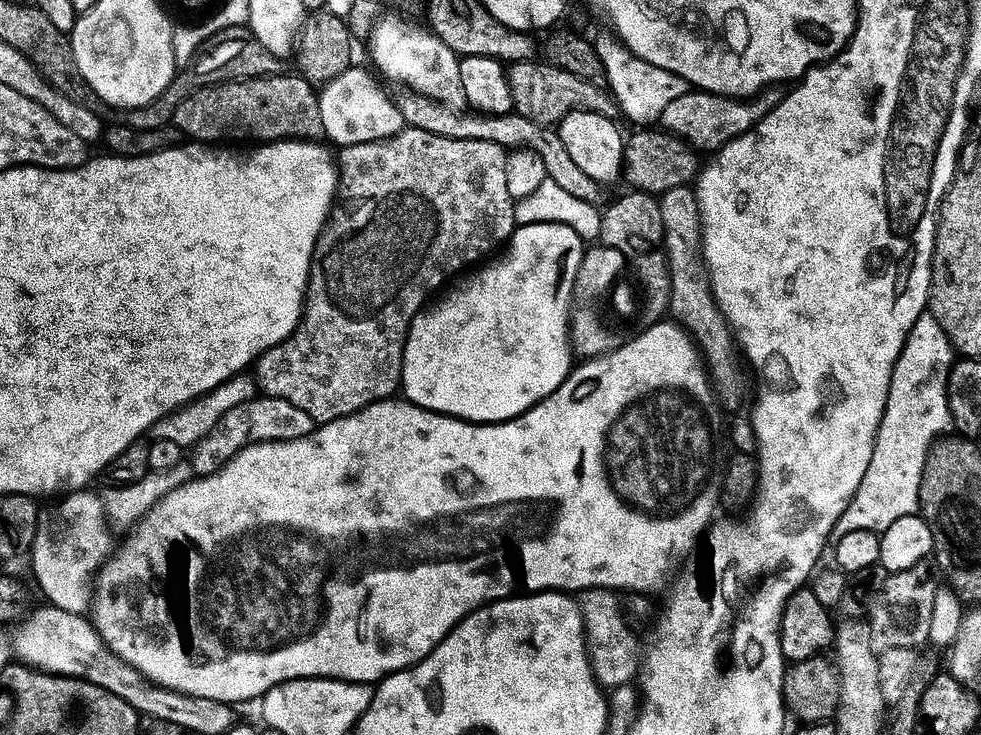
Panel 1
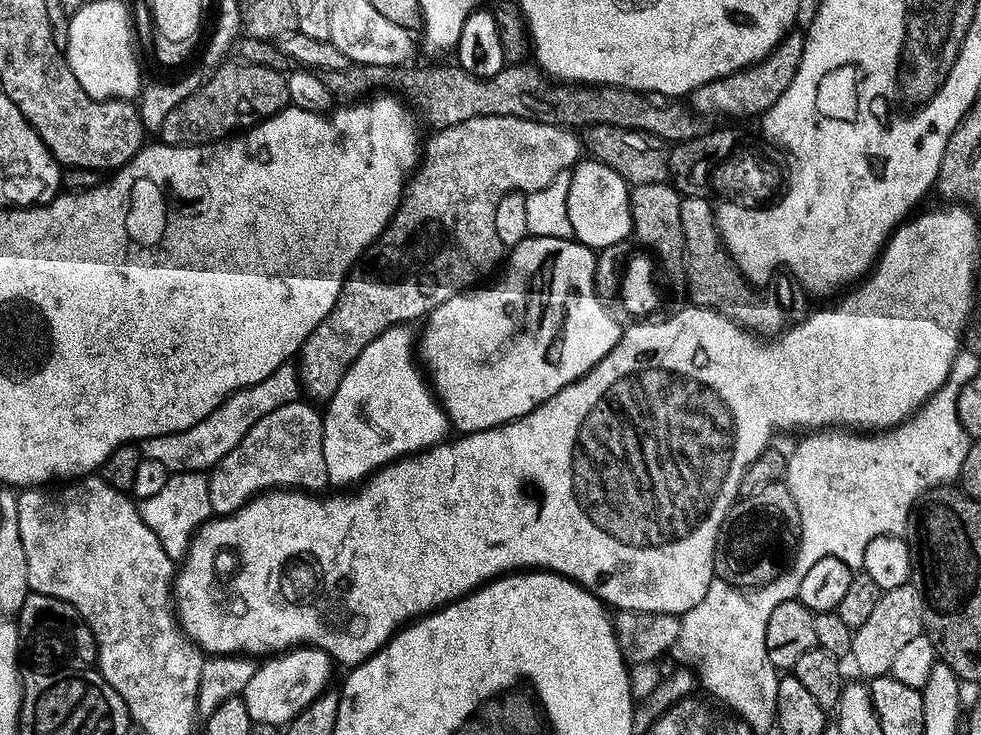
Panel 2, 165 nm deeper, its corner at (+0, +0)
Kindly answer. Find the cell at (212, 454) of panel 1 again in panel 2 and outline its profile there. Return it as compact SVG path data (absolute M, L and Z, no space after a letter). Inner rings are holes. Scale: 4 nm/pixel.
M297 402L295 404L287 404L282 406L282 410L274 410L274 414L266 414L266 418L262 418L262 422L258 422L258 426L254 426L254 430L250 430L250 434L246 434L246 438L242 438L242 442L234 450L230 450L230 454L226 454L226 458L222 458L222 462L217 468L212 469L207 477L210 490L210 506L213 513L217 517L232 516L238 510L242 510L252 500L258 496L263 496L265 492L273 490L299 490L309 494L320 494L325 491L324 487L329 487L328 467L326 466L326 454L324 453L324 418L323 415L308 402Z

